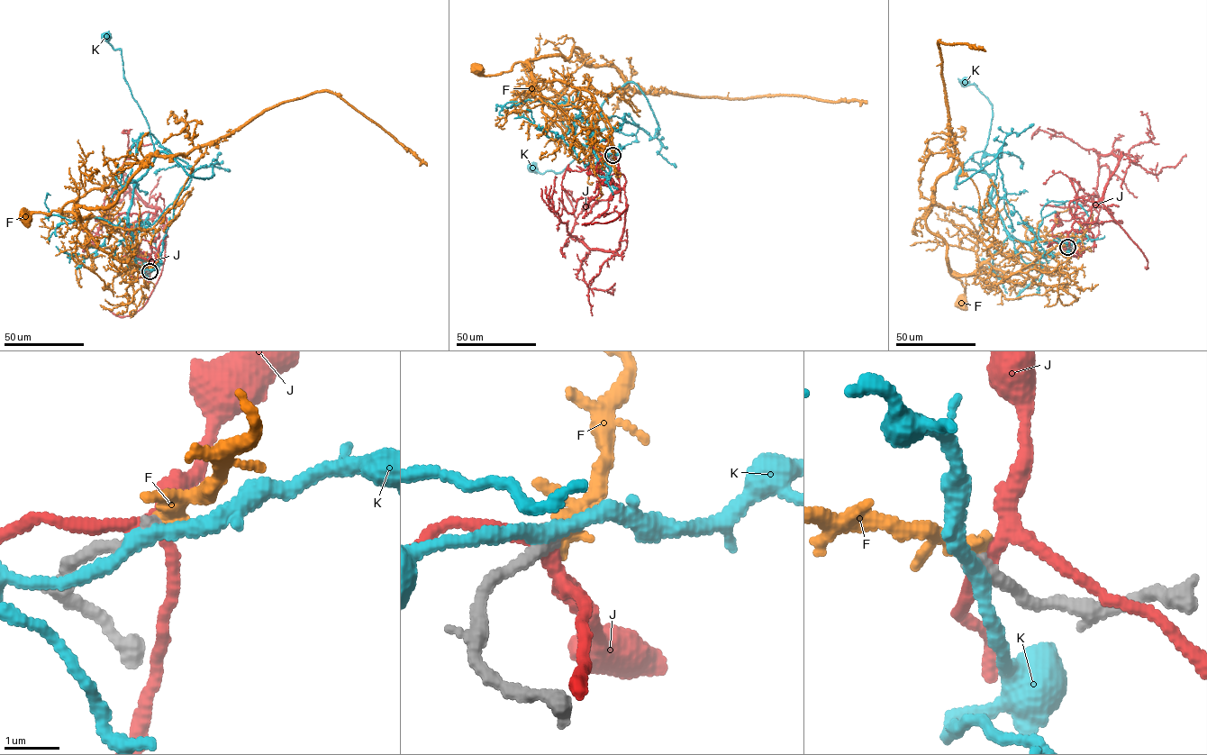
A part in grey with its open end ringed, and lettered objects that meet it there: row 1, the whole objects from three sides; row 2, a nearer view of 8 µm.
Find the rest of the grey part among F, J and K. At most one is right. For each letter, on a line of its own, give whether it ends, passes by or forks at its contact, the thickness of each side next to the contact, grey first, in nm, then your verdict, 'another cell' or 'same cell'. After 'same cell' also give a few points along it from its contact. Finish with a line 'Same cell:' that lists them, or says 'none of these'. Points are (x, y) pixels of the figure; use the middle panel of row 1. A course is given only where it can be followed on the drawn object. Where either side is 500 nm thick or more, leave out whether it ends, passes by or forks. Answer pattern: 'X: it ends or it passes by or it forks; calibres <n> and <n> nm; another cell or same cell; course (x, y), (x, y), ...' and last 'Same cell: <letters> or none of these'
F: it passes by; calibres 260 and 200 nm; another cell
J: it forks; calibres 280 and 220 nm; another cell
K: it passes by; calibres 280 and 280 nm; another cell
Same cell: none of these

